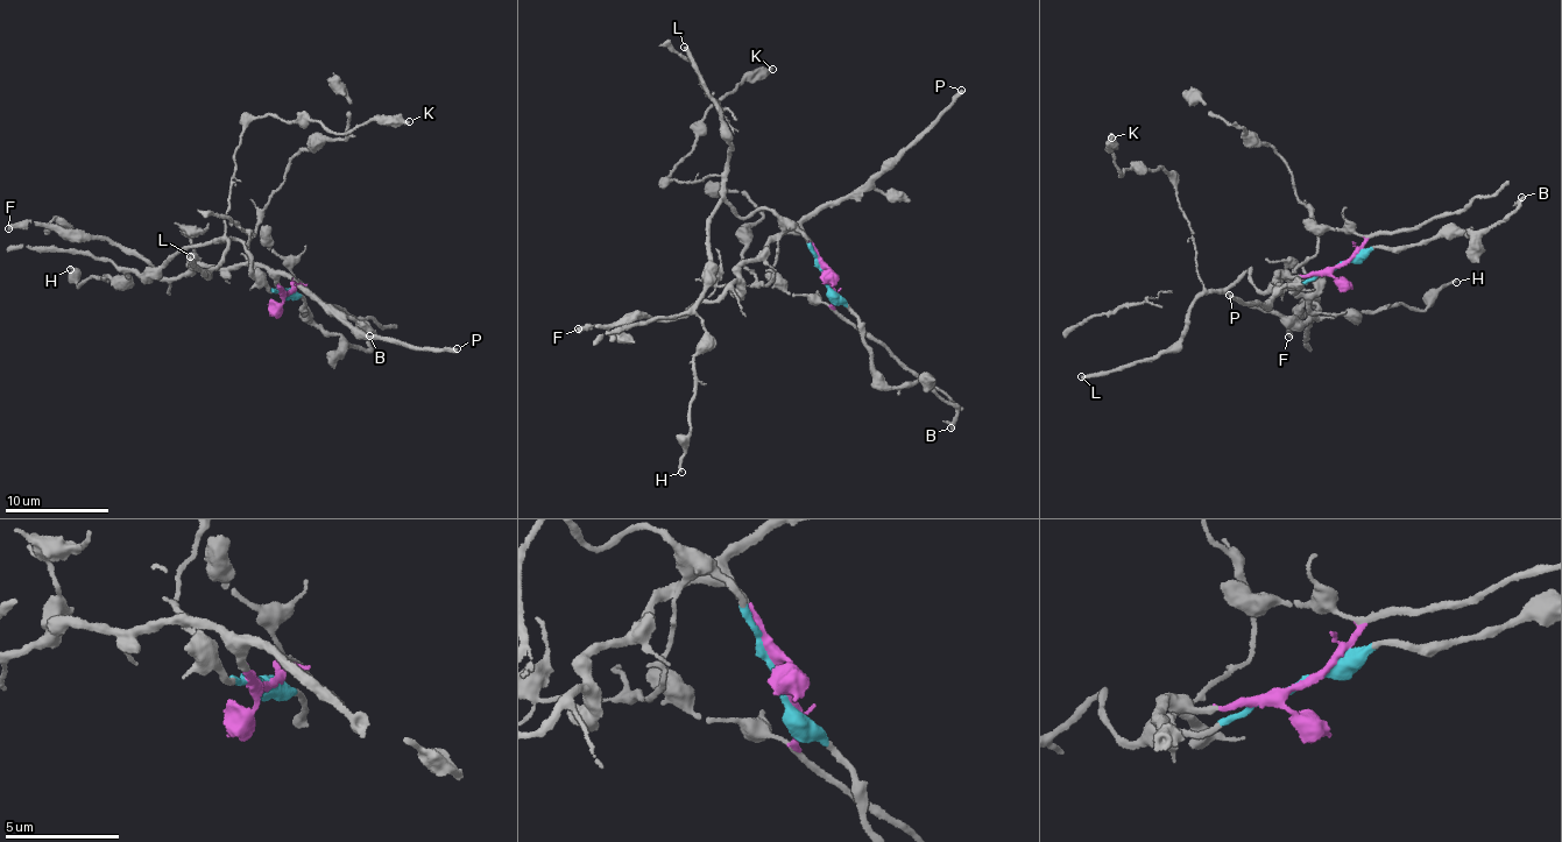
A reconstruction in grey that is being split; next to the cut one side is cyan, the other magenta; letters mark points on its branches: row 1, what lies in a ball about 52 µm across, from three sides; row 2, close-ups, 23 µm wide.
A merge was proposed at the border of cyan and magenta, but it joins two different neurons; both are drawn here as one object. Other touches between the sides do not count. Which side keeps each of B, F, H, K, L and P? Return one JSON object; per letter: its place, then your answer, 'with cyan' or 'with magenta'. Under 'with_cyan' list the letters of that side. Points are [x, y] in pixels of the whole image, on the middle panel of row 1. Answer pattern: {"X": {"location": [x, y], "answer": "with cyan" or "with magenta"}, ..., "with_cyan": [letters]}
{"B": {"location": [951, 427], "answer": "with cyan"}, "F": {"location": [578, 328], "answer": "with magenta"}, "H": {"location": [681, 472], "answer": "with cyan"}, "K": {"location": [772, 69], "answer": "with cyan"}, "L": {"location": [684, 47], "answer": "with cyan"}, "P": {"location": [961, 90], "answer": "with magenta"}, "with_cyan": ["B", "H", "K", "L"]}

